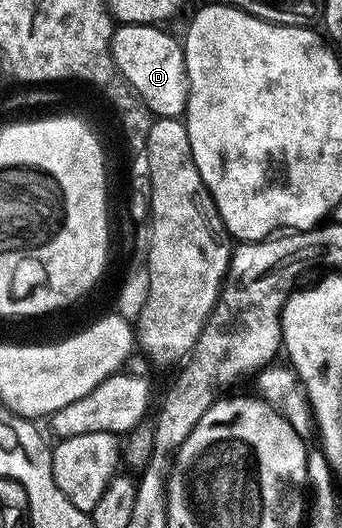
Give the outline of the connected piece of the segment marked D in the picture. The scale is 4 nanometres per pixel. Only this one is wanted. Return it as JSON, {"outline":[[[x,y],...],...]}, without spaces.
{"outline":[[[159,24],[151,25],[125,25],[112,30],[112,63],[117,74],[124,76],[124,81],[129,85],[131,92],[135,94],[147,106],[149,114],[156,117],[180,117],[188,107],[188,72],[184,66],[184,50],[181,42],[176,41],[168,34],[160,30]]]}

